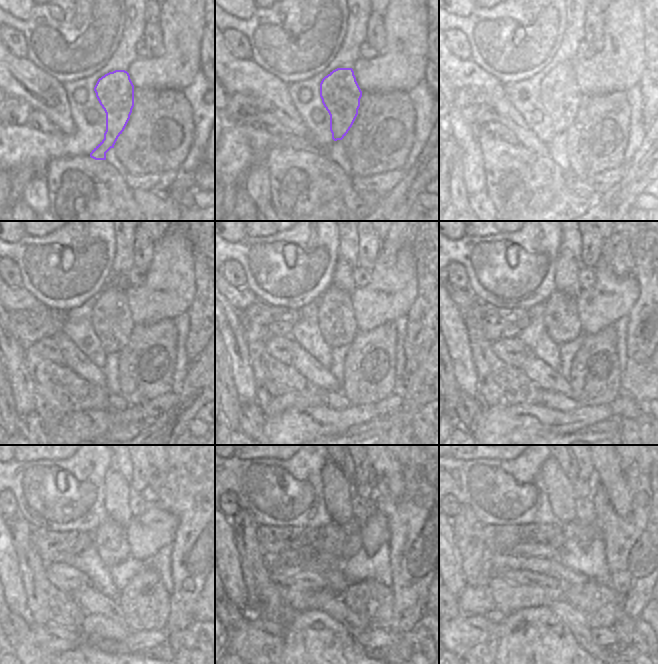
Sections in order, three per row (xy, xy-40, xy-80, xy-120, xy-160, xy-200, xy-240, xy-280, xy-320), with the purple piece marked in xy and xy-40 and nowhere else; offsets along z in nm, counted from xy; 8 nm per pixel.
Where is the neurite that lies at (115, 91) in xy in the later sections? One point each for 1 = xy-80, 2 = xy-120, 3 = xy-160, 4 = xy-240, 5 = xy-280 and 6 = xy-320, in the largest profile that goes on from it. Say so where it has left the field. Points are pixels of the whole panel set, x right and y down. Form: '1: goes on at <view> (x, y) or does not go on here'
1: goes on at xy-80 (559, 92)
2: goes on at xy-120 (111, 318)
3: goes on at xy-160 (336, 322)
4: goes on at xy-240 (111, 540)
5: goes on at xy-280 (332, 540)
6: goes on at xy-320 (557, 542)

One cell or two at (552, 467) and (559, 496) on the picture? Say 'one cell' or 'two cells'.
one cell

